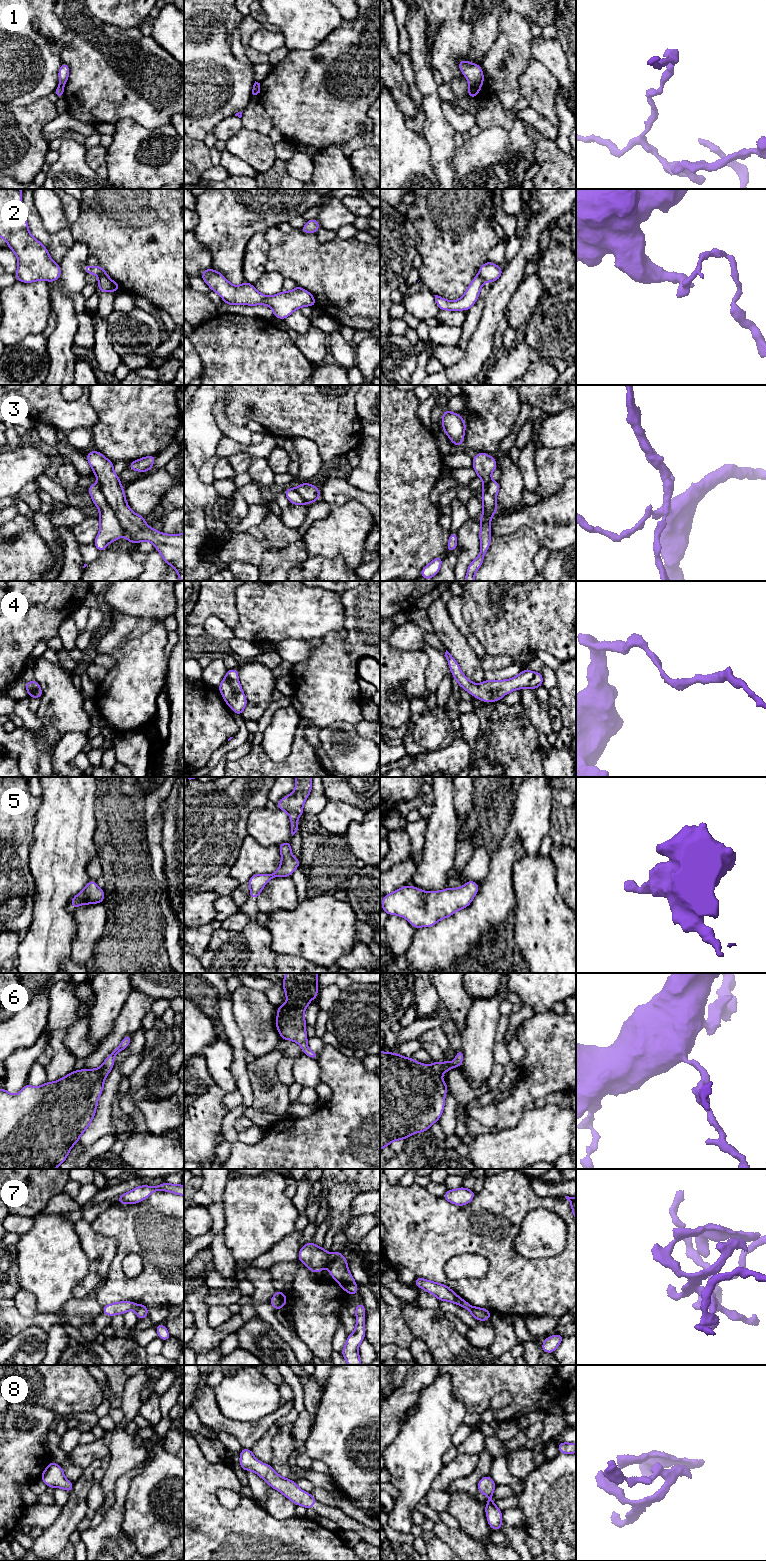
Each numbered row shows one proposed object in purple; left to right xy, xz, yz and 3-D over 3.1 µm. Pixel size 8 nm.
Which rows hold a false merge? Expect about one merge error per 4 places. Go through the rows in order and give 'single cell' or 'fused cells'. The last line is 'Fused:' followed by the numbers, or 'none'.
1: fused cells
2: fused cells
3: fused cells
4: single cell
5: single cell
6: single cell
7: fused cells
8: single cell
Fused: 1, 2, 3, 7

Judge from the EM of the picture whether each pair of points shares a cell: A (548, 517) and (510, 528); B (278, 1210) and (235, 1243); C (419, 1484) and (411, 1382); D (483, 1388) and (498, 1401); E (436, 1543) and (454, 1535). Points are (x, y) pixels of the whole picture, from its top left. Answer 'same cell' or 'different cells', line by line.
A: same cell
B: same cell
C: different cells
D: different cells
E: different cells

